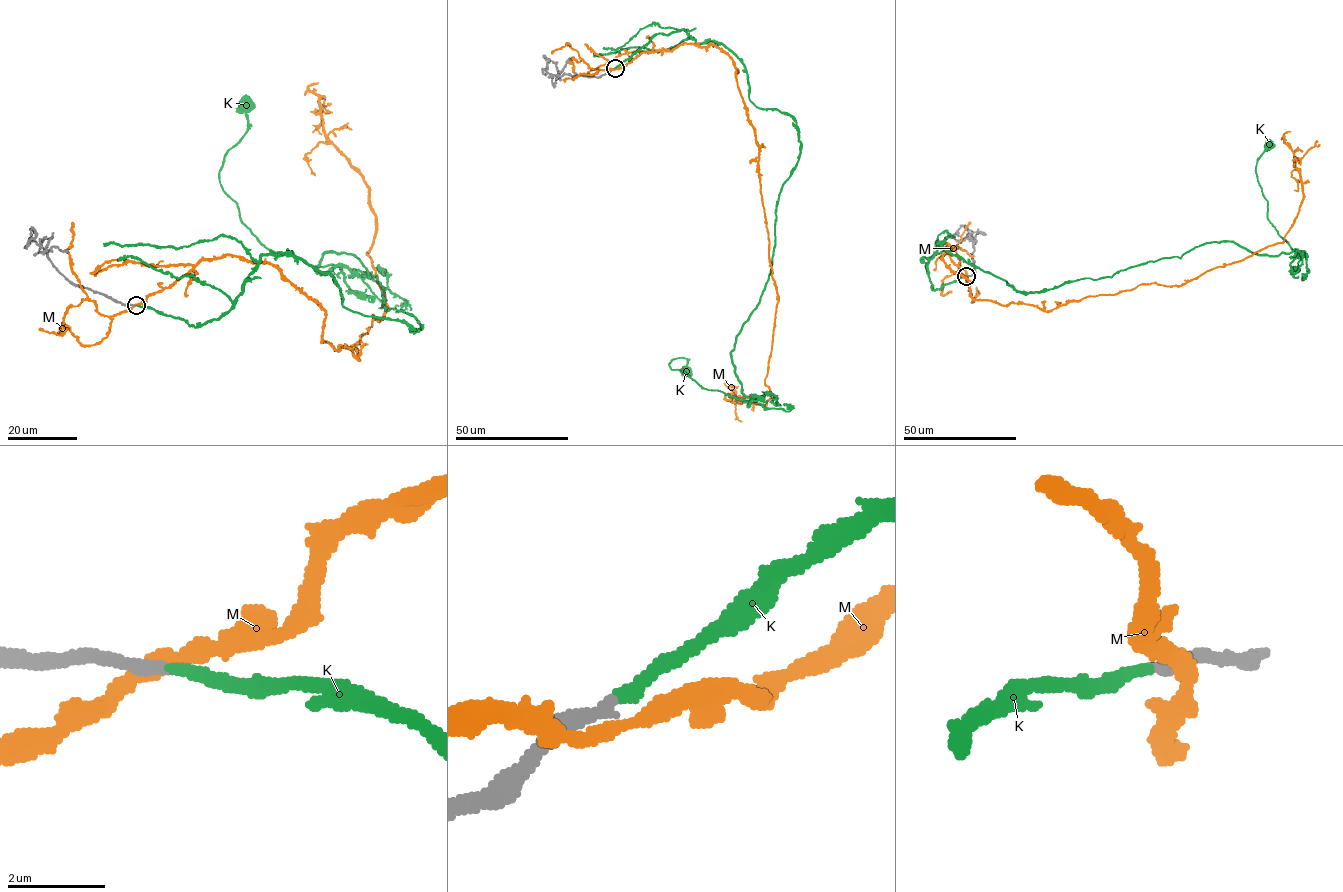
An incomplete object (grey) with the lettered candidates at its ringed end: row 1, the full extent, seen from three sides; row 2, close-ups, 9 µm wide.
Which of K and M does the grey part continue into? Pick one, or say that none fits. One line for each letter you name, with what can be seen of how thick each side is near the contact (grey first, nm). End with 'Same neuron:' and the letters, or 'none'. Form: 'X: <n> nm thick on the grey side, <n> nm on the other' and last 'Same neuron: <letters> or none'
K: 280 nm thick on the grey side, 260 nm on the other
Same neuron: K

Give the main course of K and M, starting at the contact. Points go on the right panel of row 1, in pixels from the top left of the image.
K: (966, 276), (931, 287), (939, 244), (1027, 292), (1205, 243), (1298, 251), (1267, 217), (1256, 172), (1269, 144)
M: (967, 276), (943, 244), (974, 298), (1045, 311), (1240, 261), (1282, 242), (1299, 211), (1290, 131)

